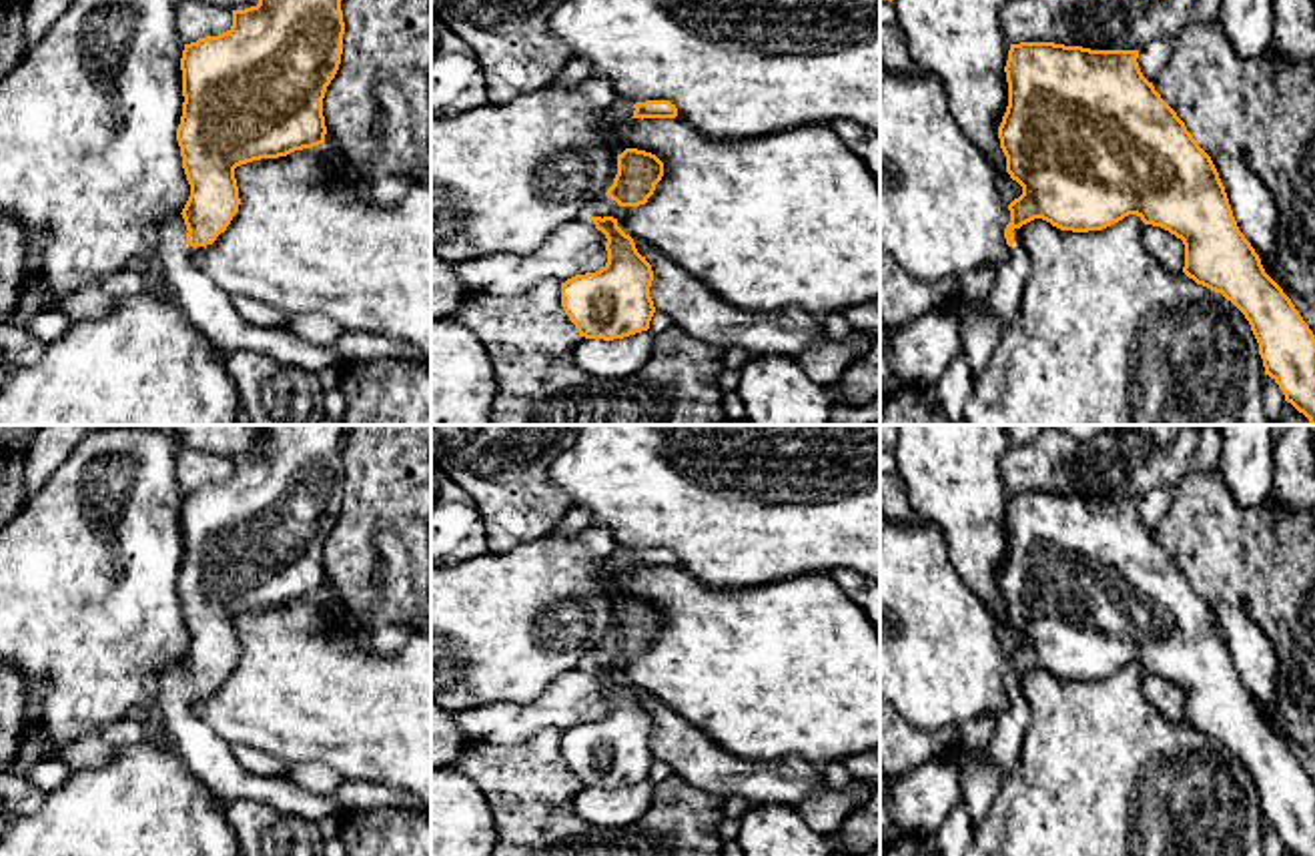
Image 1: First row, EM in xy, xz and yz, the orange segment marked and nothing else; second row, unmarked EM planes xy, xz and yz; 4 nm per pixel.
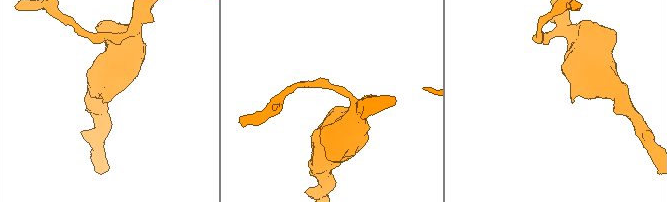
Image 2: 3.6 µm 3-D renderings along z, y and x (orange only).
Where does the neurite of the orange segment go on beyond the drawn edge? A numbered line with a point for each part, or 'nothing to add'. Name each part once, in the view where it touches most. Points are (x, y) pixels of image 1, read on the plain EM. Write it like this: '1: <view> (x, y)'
1: xy (207, 756)

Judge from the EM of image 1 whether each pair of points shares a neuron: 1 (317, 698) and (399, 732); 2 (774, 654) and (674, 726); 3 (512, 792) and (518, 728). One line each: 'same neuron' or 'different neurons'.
1: same neuron
2: different neurons
3: different neurons

